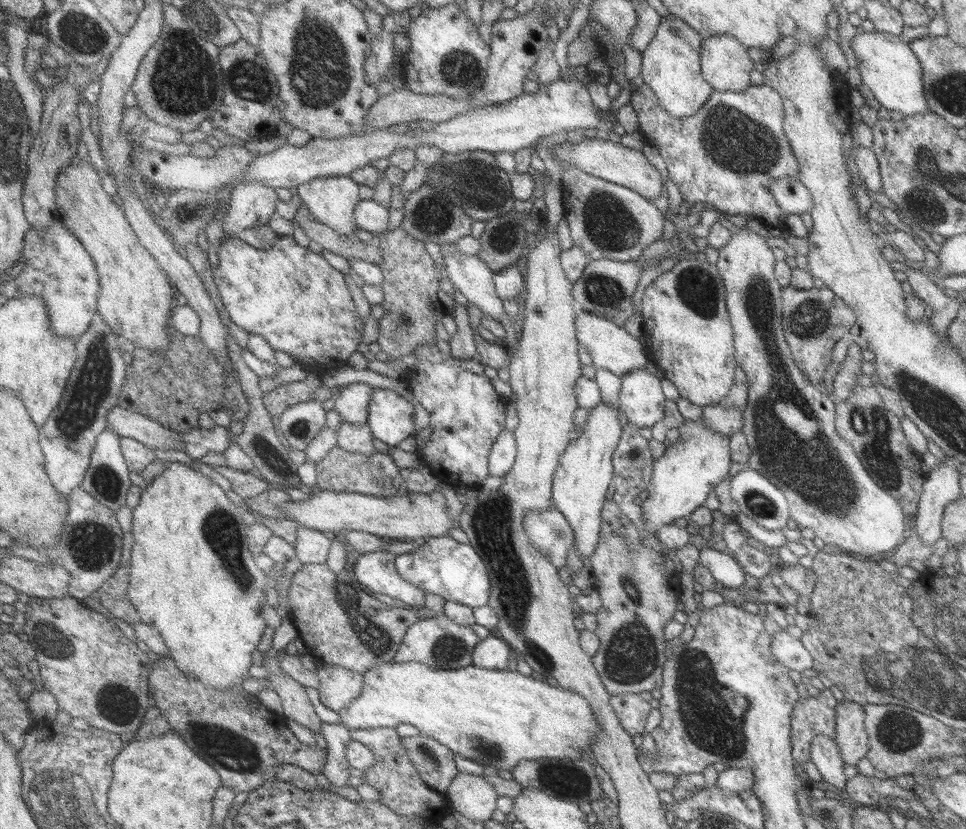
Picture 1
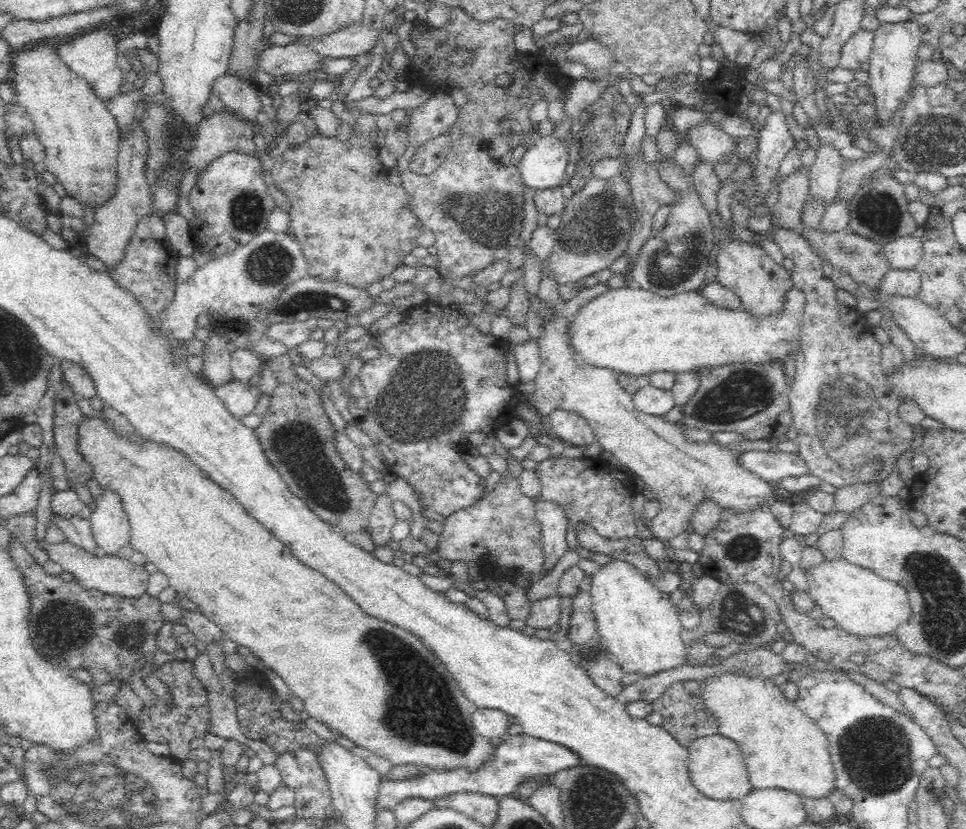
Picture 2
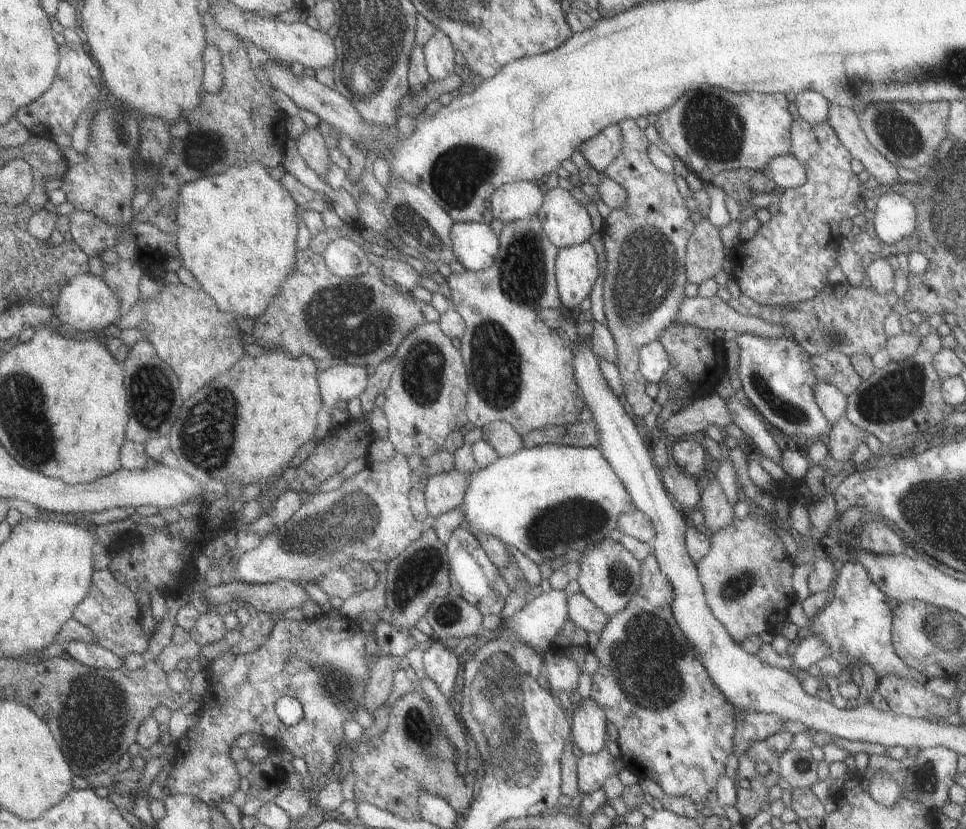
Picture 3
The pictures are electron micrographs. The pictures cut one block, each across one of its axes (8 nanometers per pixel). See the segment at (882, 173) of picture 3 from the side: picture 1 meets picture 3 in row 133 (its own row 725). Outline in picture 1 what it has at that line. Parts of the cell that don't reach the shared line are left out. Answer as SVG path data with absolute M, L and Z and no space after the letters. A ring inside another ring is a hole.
M842 700L834 707L834 744L843 765L854 766L859 760L866 756L868 750L868 739L863 729L864 713L861 705Z

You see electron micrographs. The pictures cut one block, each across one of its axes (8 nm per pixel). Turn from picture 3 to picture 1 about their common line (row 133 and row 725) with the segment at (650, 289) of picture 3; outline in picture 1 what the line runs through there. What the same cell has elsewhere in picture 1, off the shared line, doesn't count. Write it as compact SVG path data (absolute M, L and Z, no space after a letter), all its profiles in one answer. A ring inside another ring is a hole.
M617 694L610 696L609 703L624 732L631 737L644 734L645 719L650 710L646 696Z

